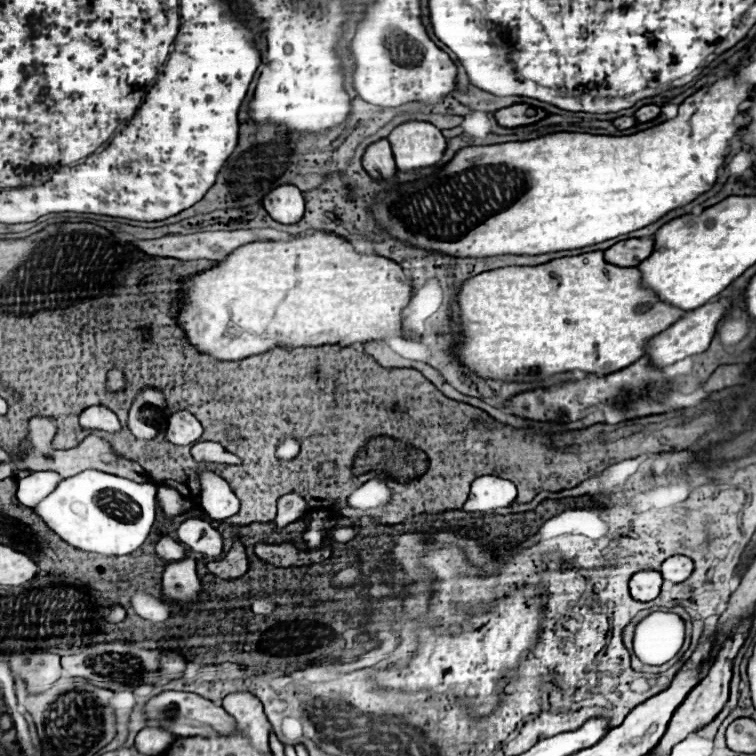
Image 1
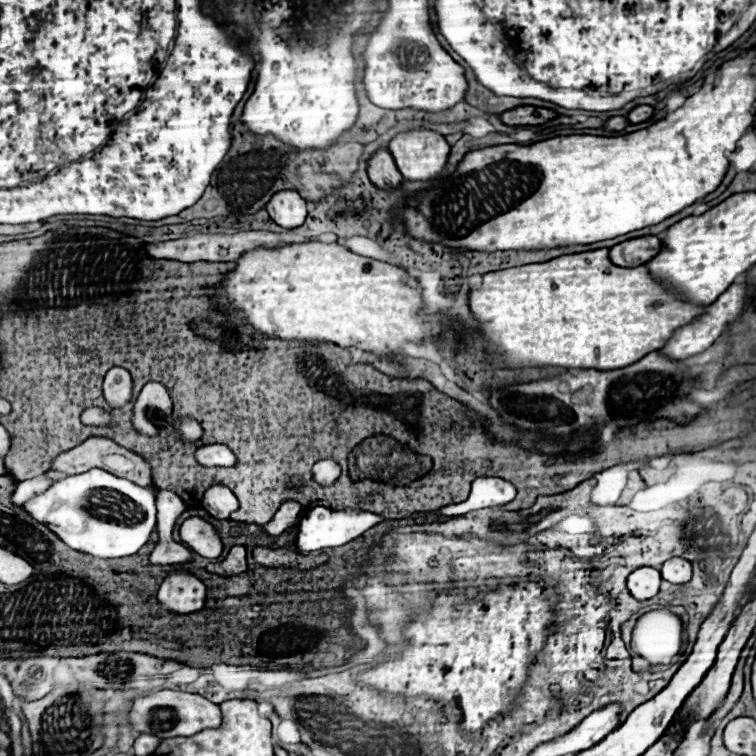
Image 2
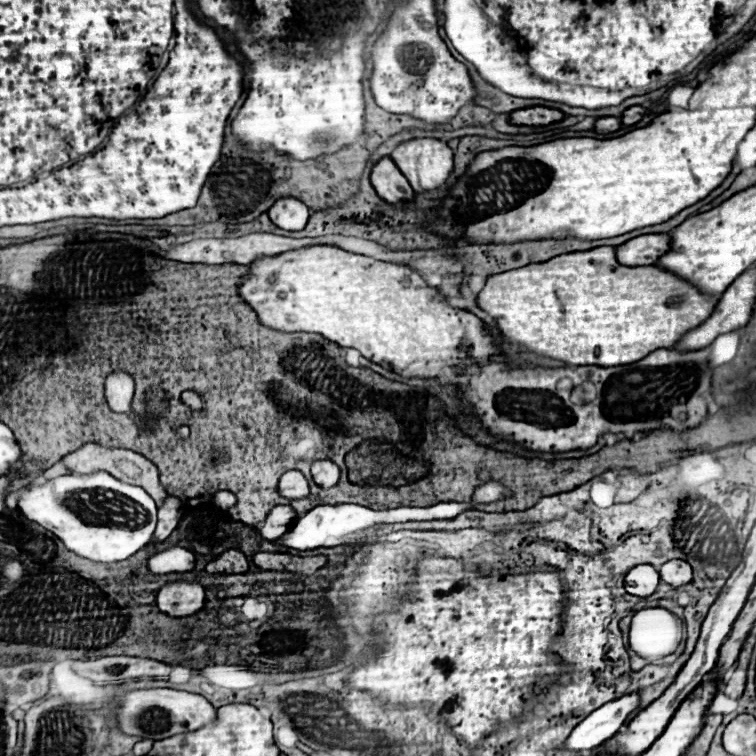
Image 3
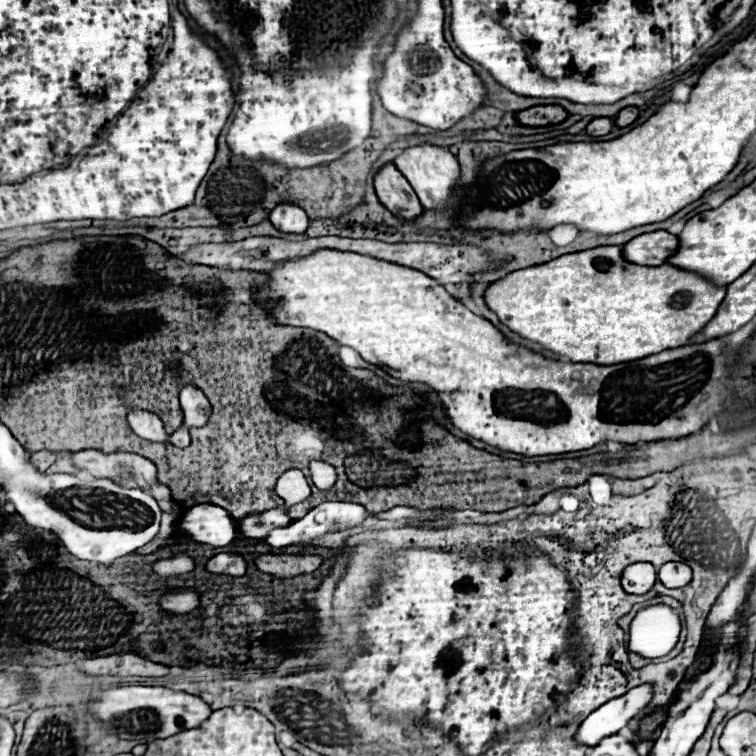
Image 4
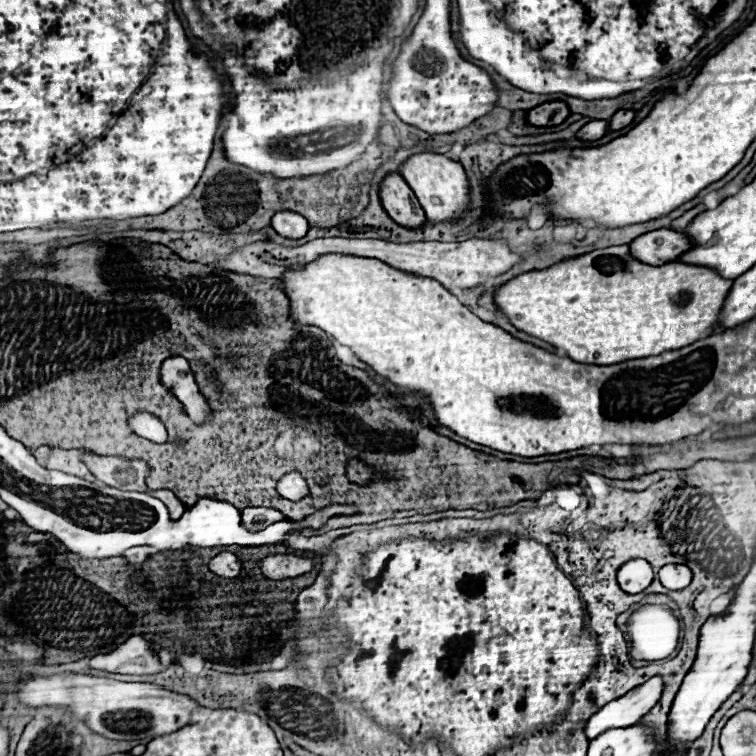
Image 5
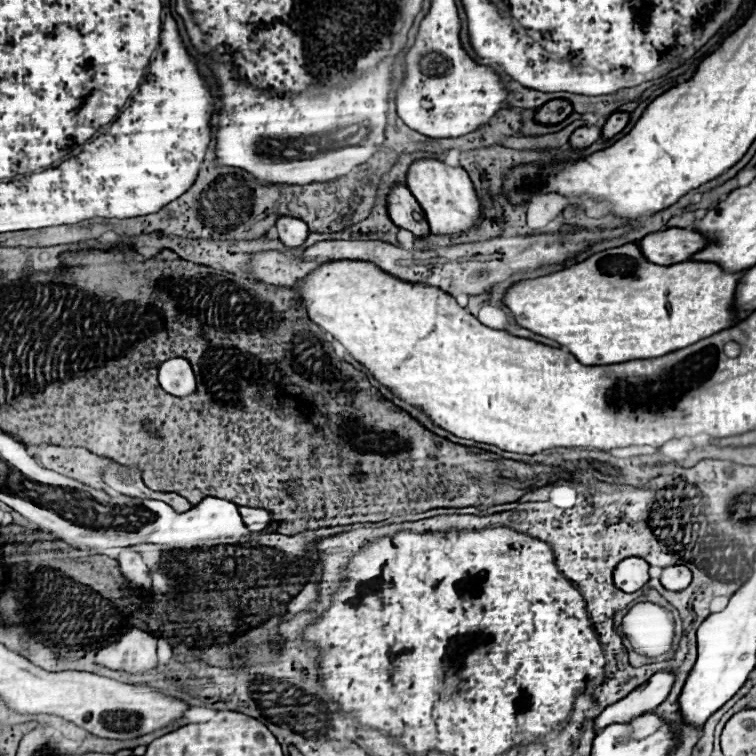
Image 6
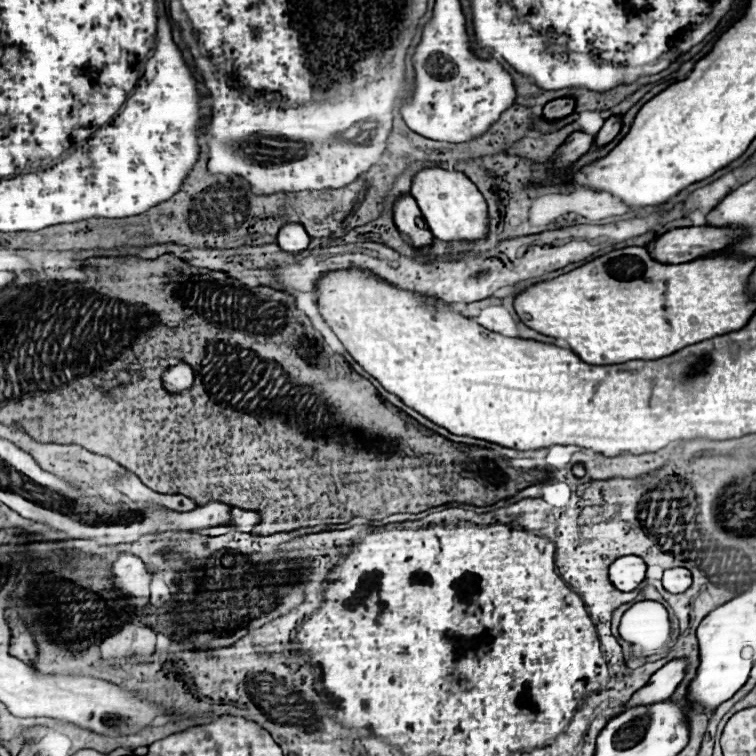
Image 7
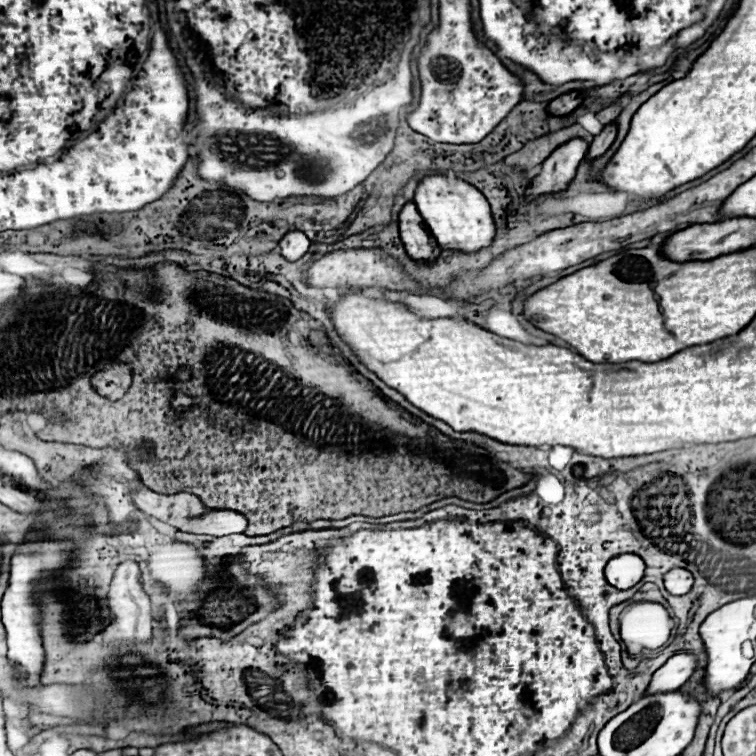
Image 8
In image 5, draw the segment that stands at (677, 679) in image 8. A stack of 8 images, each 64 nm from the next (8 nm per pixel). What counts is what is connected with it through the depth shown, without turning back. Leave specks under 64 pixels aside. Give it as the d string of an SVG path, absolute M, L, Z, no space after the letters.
M654 676L646 684L632 688L632 692L626 692L624 696L608 702L604 708L600 708L600 712L588 718L584 726L586 738L594 740L608 728L628 728L636 724L660 700L662 690L662 678Z

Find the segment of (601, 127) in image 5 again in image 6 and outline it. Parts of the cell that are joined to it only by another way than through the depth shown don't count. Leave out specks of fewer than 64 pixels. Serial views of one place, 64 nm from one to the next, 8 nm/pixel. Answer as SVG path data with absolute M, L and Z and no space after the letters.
M582 126L570 136L570 146L574 150L582 150L582 148L590 146L592 142L596 142L600 136L602 136L602 128L600 126Z

